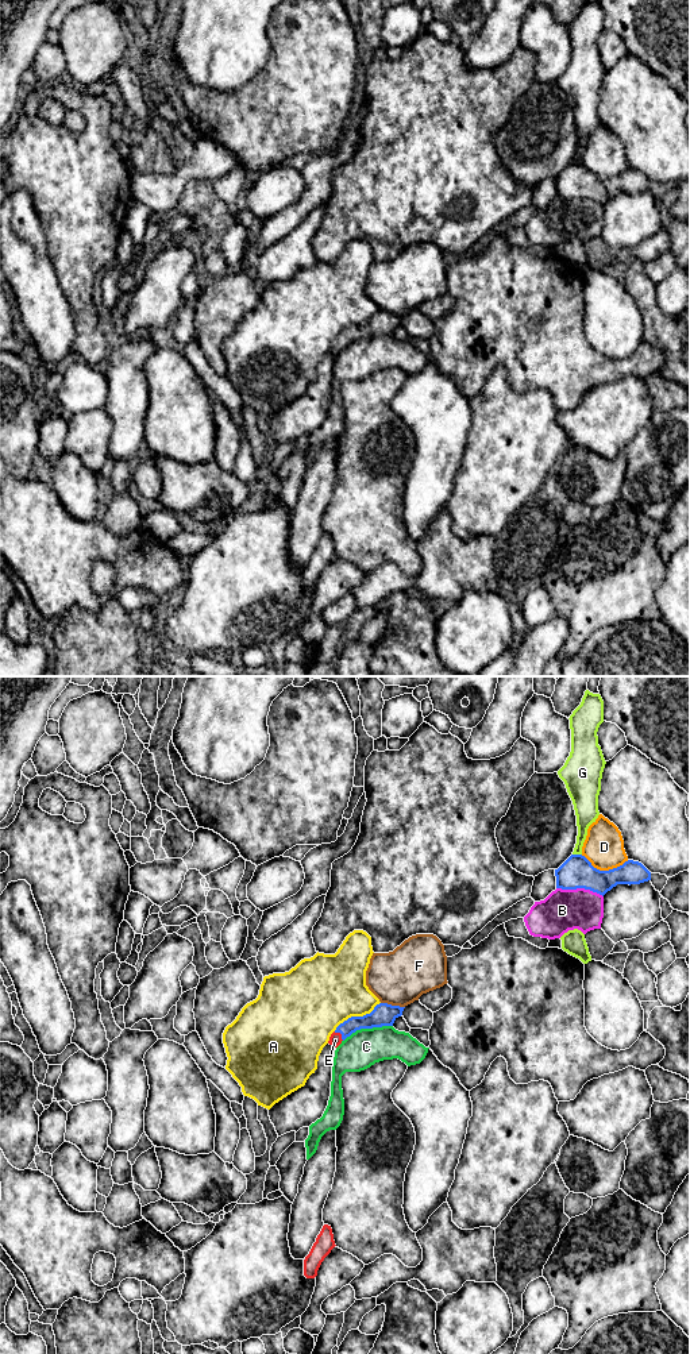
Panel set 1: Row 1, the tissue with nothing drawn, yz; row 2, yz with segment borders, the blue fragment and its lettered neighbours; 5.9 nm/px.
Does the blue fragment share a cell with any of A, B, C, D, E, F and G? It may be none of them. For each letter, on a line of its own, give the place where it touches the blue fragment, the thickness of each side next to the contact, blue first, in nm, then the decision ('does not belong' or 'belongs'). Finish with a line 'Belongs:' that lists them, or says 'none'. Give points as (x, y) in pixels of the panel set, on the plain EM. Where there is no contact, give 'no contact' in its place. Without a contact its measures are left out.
A: contact yz (357, 326); calibres 140 and 420 nm; does not belong
B: contact yz (579, 196); calibres 190 and 240 nm; does not belong
C: contact yz (367, 336); calibres 140 and 220 nm; does not belong
D: contact yz (605, 180); calibres 190 and 240 nm; does not belong
E: contact yz (340, 342); calibres 110 and 80 nm; belongs
F: contact yz (393, 315); calibres 140 and 320 nm; does not belong
G: contact yz (577, 164); calibres 190 and 120 nm; does not belong
Belongs: E

